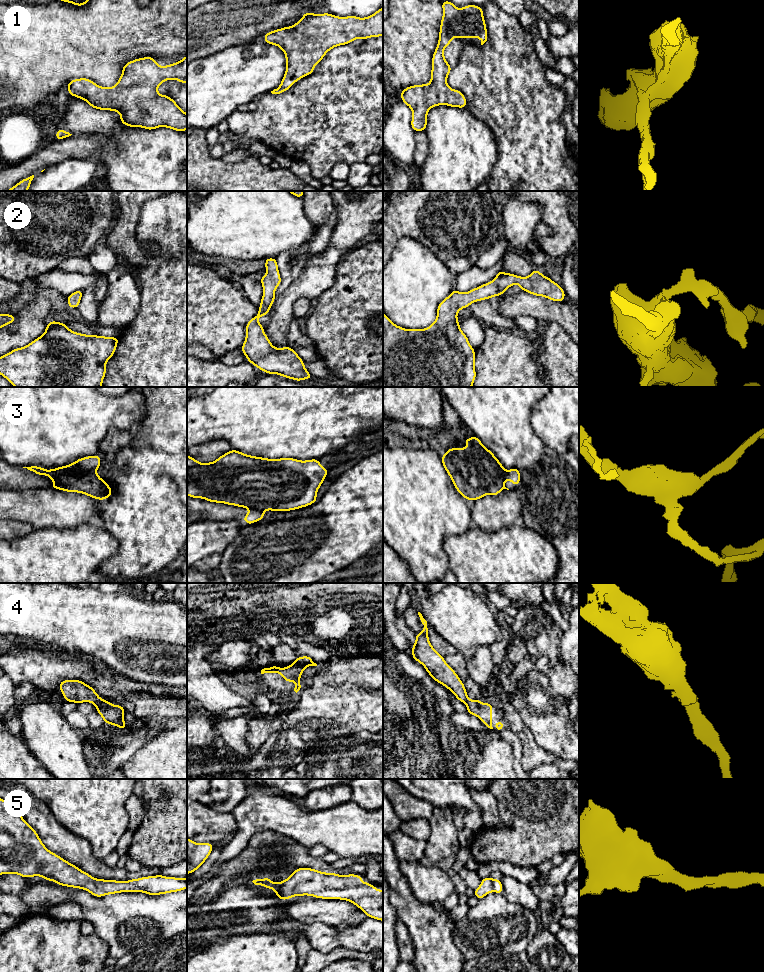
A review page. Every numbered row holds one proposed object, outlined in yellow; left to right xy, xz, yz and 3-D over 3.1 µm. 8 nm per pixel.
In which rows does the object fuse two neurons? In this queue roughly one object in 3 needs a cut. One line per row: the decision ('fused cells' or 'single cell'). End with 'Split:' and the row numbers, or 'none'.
1: single cell
2: single cell
3: fused cells
4: single cell
5: single cell
Split: 3

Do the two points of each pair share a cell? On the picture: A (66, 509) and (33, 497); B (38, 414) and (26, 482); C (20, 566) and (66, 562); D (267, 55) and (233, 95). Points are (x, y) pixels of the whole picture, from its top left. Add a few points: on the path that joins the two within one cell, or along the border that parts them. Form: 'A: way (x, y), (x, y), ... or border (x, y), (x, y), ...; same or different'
A: way (58, 509), (44, 508), (41, 505); same
B: border (10, 463), (22, 467); different
C: way (31, 566), (52, 566), (55, 564); same
D: way (257, 65), (237, 85); same

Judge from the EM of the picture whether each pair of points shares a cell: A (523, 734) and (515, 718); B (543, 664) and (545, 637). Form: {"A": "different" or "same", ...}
{"A": "same", "B": "different"}

